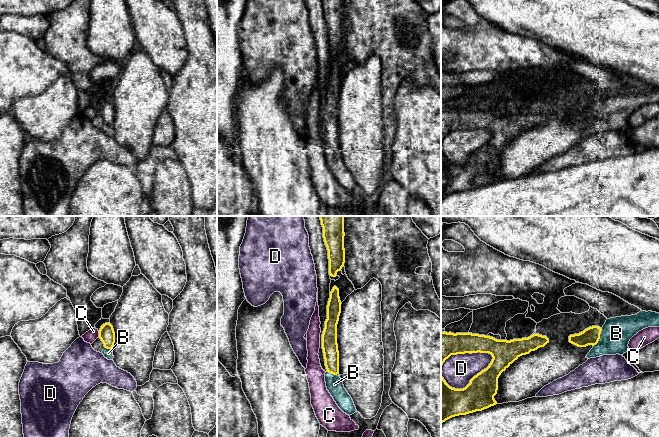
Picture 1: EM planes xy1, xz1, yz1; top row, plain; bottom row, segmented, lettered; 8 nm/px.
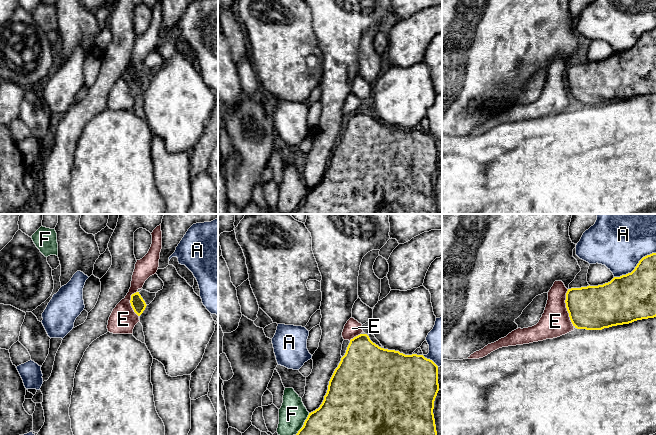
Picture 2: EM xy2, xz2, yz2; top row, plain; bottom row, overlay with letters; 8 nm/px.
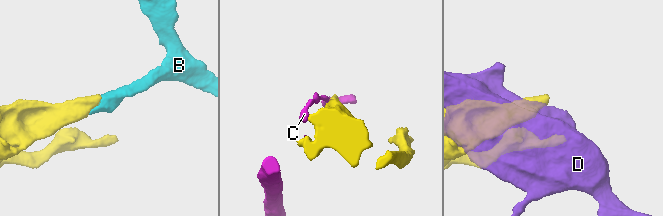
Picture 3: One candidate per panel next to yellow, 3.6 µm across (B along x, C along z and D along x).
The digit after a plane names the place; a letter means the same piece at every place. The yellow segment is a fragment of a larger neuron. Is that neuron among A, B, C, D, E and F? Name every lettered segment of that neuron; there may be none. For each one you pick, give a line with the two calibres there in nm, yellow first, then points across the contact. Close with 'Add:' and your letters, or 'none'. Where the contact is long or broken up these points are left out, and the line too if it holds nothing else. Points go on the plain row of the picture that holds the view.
B: calibres 140 and 240 nm
Add: B

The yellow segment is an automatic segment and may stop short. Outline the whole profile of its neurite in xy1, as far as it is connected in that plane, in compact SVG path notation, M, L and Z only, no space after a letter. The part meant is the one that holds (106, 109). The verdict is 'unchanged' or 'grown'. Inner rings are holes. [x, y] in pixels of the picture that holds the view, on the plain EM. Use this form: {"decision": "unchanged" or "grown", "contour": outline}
{"decision": "grown", "contour": "M105 99L99 106L99 114L104 120L104 125L101 128L108 136L113 136L113 122L115 119L115 108L110 99Z"}

